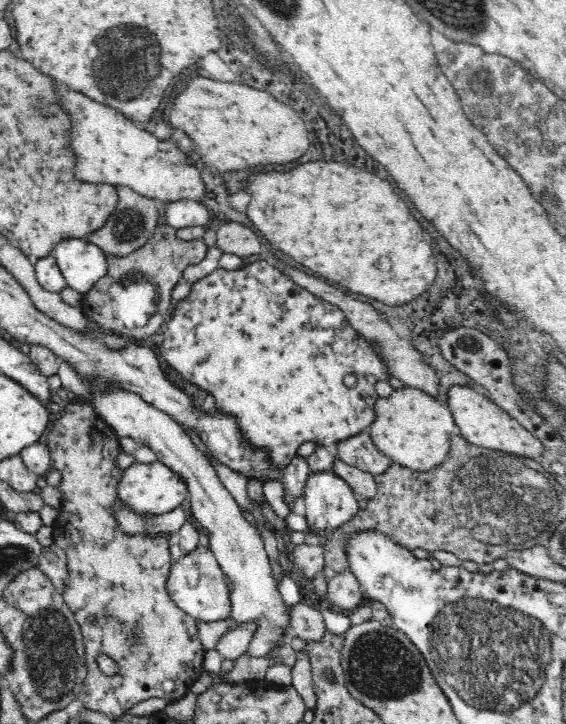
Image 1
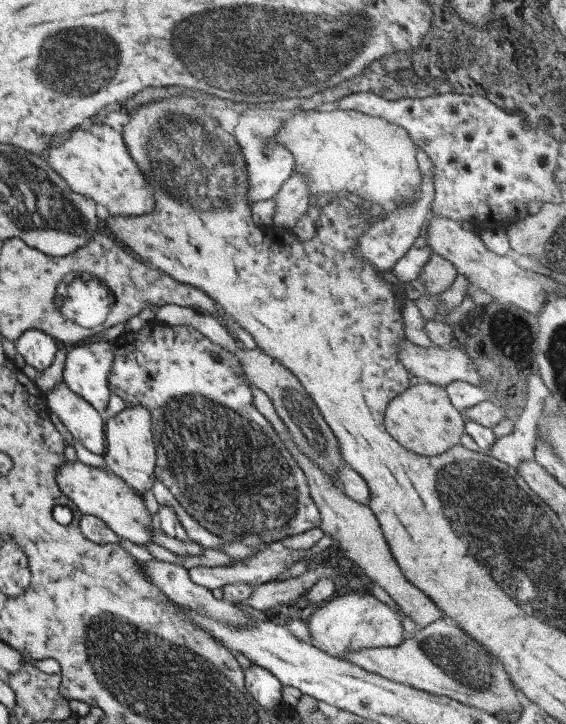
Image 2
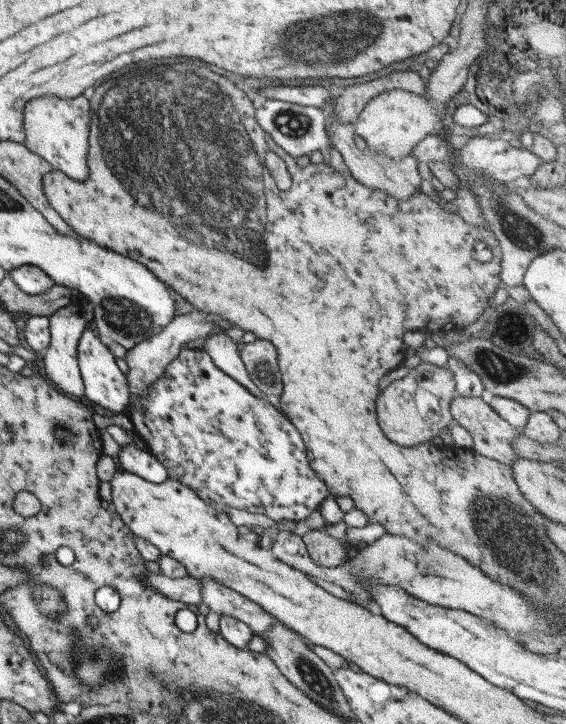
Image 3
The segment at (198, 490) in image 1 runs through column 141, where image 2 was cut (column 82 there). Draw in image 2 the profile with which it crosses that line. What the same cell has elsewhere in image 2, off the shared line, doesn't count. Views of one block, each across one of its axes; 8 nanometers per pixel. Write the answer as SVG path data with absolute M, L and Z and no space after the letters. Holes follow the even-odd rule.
M62 381L48 391L46 402L84 448L94 454L104 454L106 419L88 401L72 392Z

